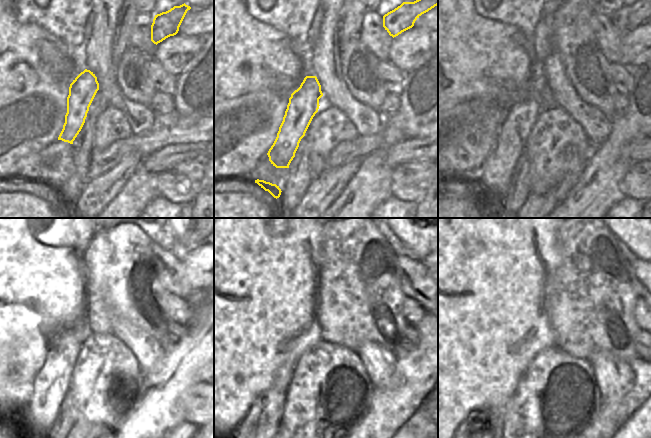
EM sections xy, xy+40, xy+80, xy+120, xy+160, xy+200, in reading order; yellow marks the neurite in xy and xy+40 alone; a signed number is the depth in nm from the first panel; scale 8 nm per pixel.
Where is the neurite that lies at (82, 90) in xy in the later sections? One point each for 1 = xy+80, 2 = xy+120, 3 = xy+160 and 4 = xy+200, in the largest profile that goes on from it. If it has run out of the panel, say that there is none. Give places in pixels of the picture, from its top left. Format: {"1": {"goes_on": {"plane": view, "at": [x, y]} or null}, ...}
{"1": {"goes_on": {"plane": "xy+80", "at": [492, 182]}}, "2": {"goes_on": {"plane": "xy+120", "at": [50, 386]}}, "3": {"goes_on": {"plane": "xy+160", "at": [267, 409]}}, "4": {"goes_on": {"plane": "xy+200", "at": [490, 421]}}}

